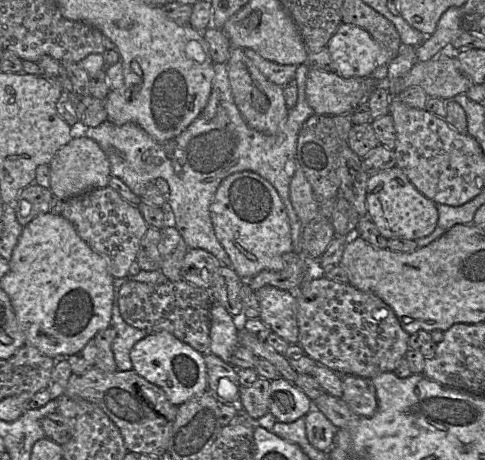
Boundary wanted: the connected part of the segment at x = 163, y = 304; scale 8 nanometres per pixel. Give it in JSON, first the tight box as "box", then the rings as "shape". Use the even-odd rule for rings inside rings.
{"box":[118,279,212,354],"shape":[[[183,279],[159,285],[127,281],[118,294],[119,311],[127,324],[147,334],[167,331],[202,354],[209,353],[212,302],[209,290]]]}

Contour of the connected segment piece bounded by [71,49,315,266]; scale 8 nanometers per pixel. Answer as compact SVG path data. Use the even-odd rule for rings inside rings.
M245 49L245 54L270 82L284 88L290 81L294 79L296 81L298 90L297 103L293 108L289 109L288 117L282 132L266 134L251 128L246 123L234 102L228 77L228 66L225 63L214 63L215 76L213 78L213 87L208 103L199 117L178 136L170 140L158 141L135 123L126 123L122 126L117 126L111 122L105 121L99 126L87 127L83 125L80 120L78 125L71 126L75 130L75 135L84 135L99 144L109 160L111 175L118 177L139 197L141 197L143 193L143 186L147 183L153 182L157 178L166 180L169 185L169 193L166 199L167 209L170 211L170 221L180 232L188 248L204 249L217 257L222 265L225 266L231 266L231 260L215 235L210 217L210 205L220 183L229 175L237 172L251 171L257 173L273 185L282 199L288 214L294 251L300 247L303 225L290 201L290 182L295 173L293 159L296 158L299 131L303 123L311 115L315 114L306 100L305 86L309 71L309 67L306 64L298 66L281 65L261 57L252 49Z

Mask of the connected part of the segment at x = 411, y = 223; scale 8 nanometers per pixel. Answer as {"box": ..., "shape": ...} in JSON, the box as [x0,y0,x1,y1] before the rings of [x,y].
{"box":[366,166,438,241],"shape":[[[398,166],[369,176],[366,204],[367,215],[386,239],[403,238],[416,241],[430,235],[438,223],[436,203],[419,192]]]}

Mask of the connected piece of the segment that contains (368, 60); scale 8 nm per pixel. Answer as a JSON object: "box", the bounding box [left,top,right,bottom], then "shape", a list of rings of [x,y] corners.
{"box":[328,23,394,79],"shape":[[[341,23],[328,45],[334,72],[349,79],[354,77],[369,77],[376,68],[387,65],[394,57],[382,47],[365,29]]]}

